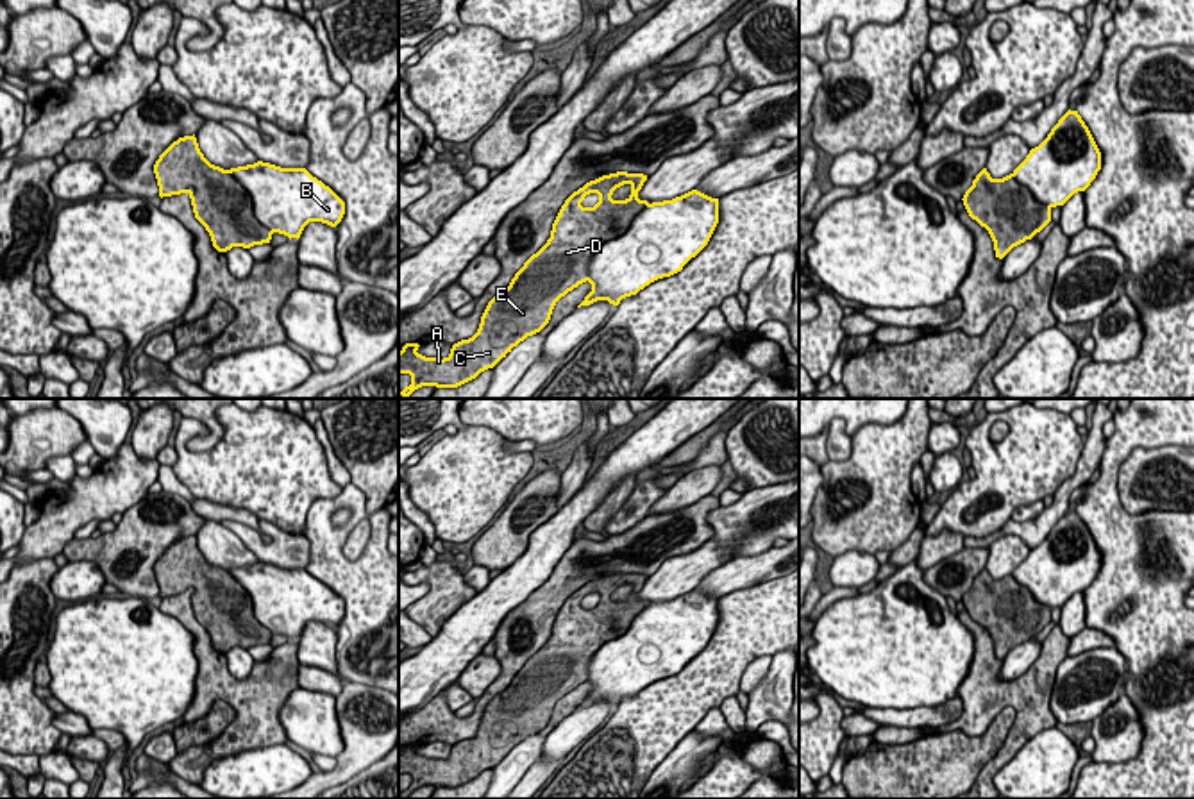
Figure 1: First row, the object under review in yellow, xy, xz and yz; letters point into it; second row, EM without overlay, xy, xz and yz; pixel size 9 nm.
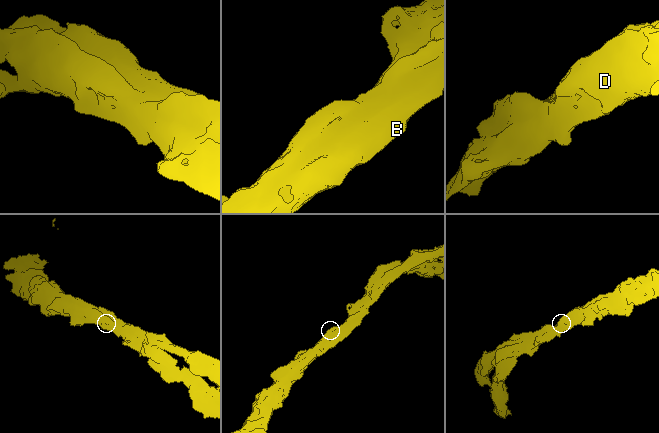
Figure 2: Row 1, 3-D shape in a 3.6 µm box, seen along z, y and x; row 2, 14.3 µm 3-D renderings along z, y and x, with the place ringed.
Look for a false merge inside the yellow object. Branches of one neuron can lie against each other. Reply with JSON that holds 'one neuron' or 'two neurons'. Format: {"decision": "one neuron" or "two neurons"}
{"decision": "two neurons"}

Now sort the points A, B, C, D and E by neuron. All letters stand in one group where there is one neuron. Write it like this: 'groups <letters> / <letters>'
groups A C D E / B

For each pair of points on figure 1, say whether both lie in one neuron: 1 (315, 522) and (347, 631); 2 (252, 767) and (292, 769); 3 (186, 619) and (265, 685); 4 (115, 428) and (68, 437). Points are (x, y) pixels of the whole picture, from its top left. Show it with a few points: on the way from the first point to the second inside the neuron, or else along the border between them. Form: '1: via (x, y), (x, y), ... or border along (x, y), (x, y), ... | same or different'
1: via (326, 549), (326, 560), (354, 588), (354, 605) | same
2: via (261, 769), (283, 769) | same
3: via (202, 644), (211, 664), (233, 685), (240, 685) | same
4: border along (72, 417), (79, 422), (88, 440) | different

